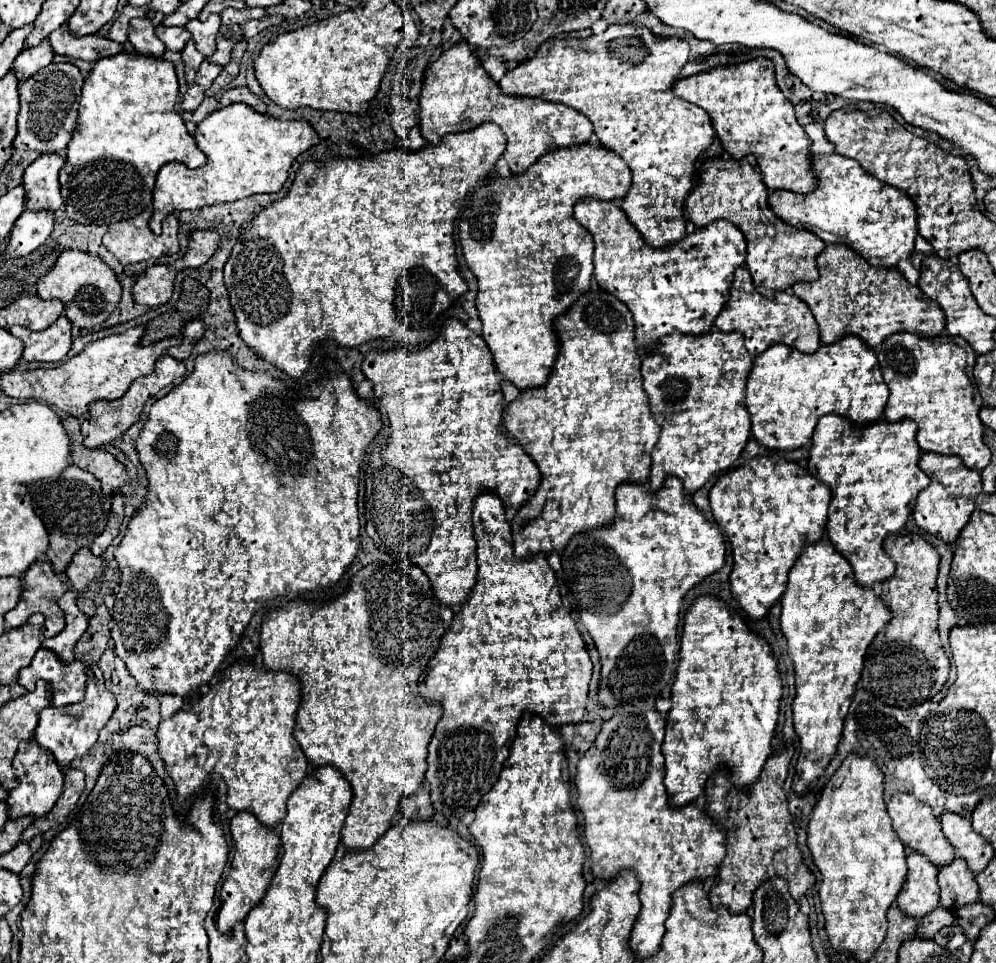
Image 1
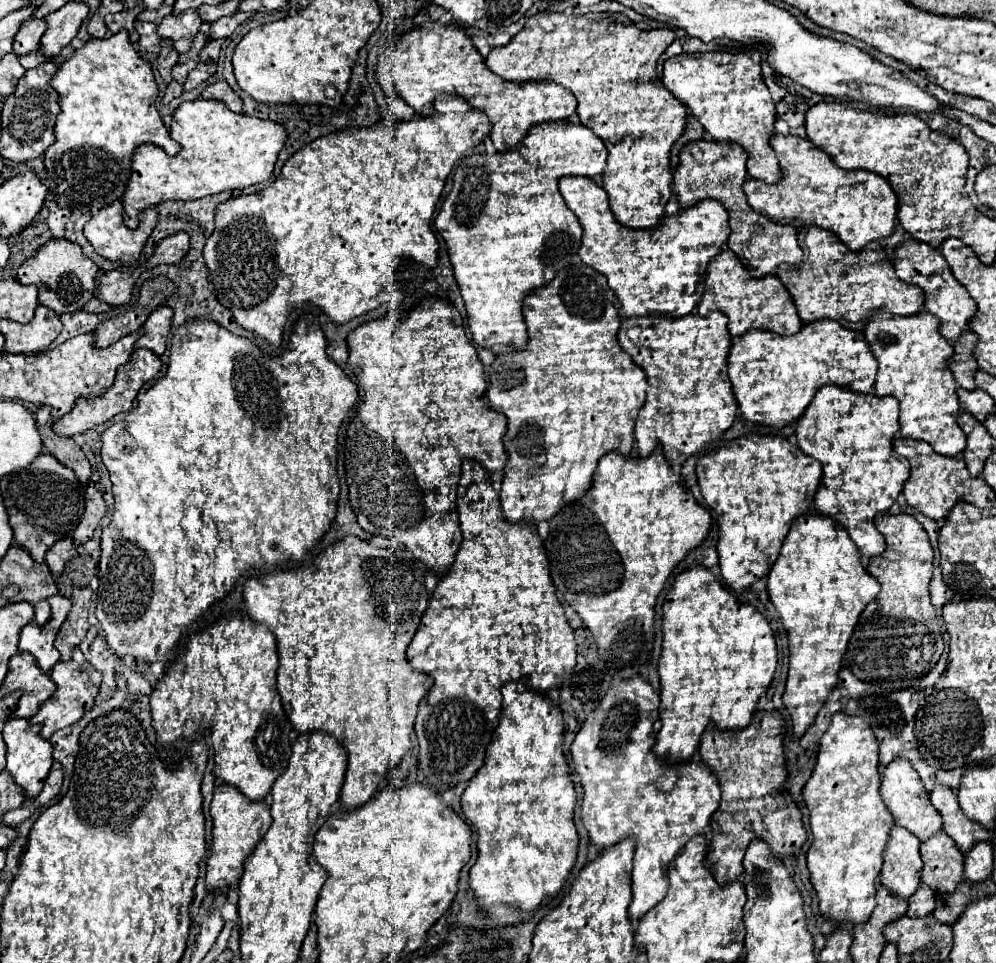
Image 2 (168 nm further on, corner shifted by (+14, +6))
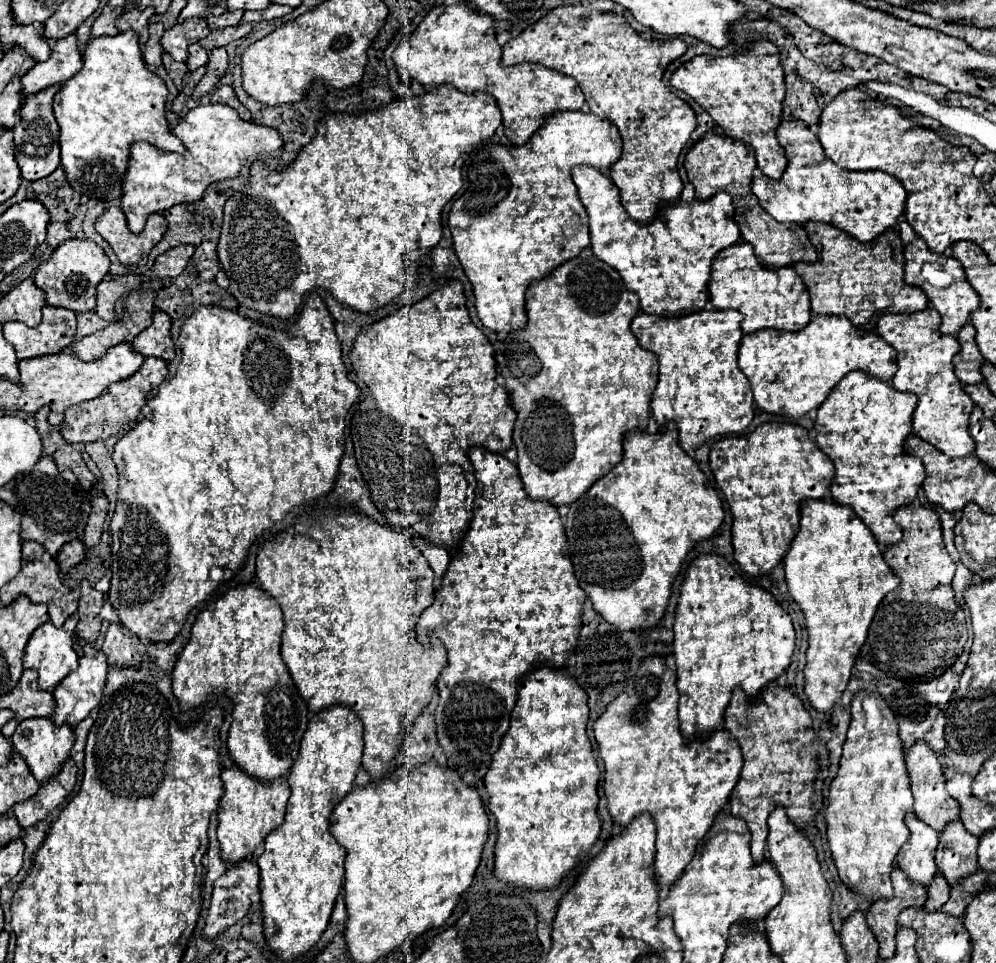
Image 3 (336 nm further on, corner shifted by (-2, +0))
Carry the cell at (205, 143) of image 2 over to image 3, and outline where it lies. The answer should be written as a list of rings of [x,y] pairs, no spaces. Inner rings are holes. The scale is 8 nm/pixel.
[[[200,104],[192,108],[186,118],[182,116],[178,126],[172,128],[172,134],[184,142],[184,154],[166,154],[146,142],[132,144],[130,148],[120,208],[126,216],[128,228],[134,234],[144,230],[146,218],[152,212],[168,210],[182,202],[196,202],[212,182],[236,178],[244,164],[256,160],[256,154],[268,152],[278,156],[282,152],[282,138],[278,130],[258,126],[254,122],[244,122],[232,108],[224,104]]]

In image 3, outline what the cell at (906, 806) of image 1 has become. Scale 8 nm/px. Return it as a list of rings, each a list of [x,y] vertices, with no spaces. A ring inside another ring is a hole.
[[[918,740],[906,754],[906,766],[908,766],[910,780],[912,780],[912,794],[914,794],[914,812],[916,812],[916,816],[920,820],[924,820],[928,826],[932,826],[936,832],[942,832],[944,826],[950,820],[958,820],[960,806],[946,792],[946,778],[944,778],[944,770],[942,770],[942,764],[938,762],[936,752],[928,744],[924,744],[924,740]]]

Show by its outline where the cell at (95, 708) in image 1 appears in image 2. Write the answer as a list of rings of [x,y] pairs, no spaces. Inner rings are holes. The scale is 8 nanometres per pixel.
[[[80,648],[74,650],[70,662],[58,662],[58,664],[52,668],[50,678],[56,682],[58,688],[56,688],[56,692],[52,694],[52,698],[48,698],[48,700],[40,706],[38,714],[34,714],[34,716],[30,718],[32,724],[40,724],[40,726],[42,726],[42,728],[40,728],[40,736],[42,736],[44,740],[50,740],[56,730],[62,730],[62,728],[66,728],[66,726],[76,724],[88,710],[92,710],[94,698],[96,698],[96,694],[98,694],[100,680],[102,680],[100,672],[96,672],[96,670],[90,666],[90,662],[84,658],[84,654],[80,652]]]

